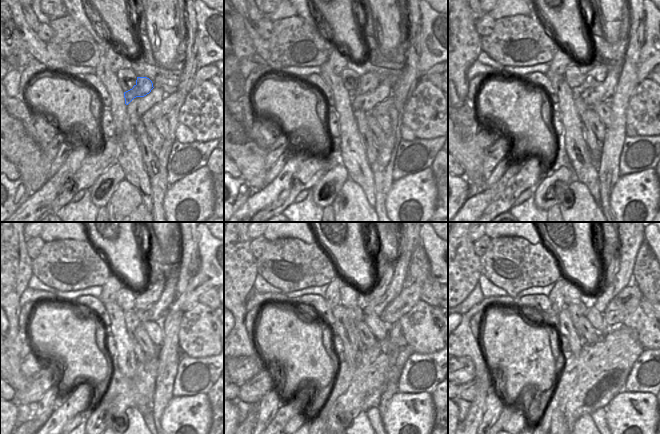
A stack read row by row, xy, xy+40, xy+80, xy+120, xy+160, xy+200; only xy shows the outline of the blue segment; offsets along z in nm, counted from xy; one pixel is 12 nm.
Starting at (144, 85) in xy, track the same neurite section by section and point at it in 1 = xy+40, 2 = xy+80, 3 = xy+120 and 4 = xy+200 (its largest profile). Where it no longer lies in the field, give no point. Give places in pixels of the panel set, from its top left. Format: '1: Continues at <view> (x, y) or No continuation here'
1: Continues at xy+40 (369, 81)
2: Continues at xy+80 (597, 74)
3: Continues at xy+120 (149, 296)
4: Continues at xy+200 (611, 269).

